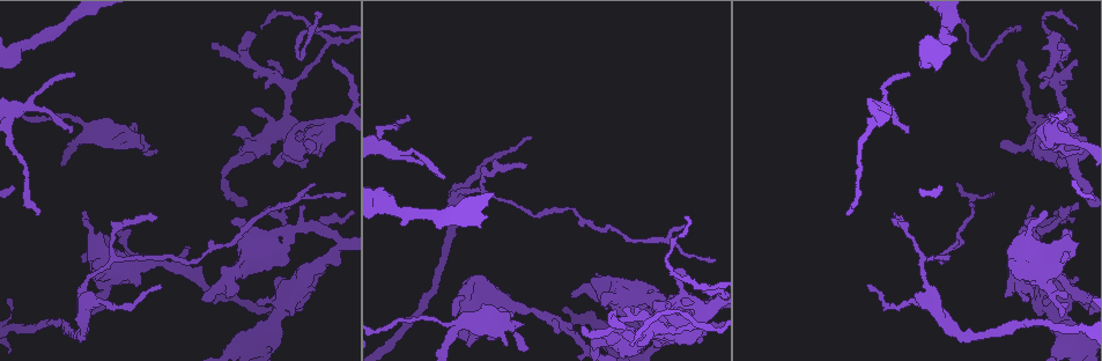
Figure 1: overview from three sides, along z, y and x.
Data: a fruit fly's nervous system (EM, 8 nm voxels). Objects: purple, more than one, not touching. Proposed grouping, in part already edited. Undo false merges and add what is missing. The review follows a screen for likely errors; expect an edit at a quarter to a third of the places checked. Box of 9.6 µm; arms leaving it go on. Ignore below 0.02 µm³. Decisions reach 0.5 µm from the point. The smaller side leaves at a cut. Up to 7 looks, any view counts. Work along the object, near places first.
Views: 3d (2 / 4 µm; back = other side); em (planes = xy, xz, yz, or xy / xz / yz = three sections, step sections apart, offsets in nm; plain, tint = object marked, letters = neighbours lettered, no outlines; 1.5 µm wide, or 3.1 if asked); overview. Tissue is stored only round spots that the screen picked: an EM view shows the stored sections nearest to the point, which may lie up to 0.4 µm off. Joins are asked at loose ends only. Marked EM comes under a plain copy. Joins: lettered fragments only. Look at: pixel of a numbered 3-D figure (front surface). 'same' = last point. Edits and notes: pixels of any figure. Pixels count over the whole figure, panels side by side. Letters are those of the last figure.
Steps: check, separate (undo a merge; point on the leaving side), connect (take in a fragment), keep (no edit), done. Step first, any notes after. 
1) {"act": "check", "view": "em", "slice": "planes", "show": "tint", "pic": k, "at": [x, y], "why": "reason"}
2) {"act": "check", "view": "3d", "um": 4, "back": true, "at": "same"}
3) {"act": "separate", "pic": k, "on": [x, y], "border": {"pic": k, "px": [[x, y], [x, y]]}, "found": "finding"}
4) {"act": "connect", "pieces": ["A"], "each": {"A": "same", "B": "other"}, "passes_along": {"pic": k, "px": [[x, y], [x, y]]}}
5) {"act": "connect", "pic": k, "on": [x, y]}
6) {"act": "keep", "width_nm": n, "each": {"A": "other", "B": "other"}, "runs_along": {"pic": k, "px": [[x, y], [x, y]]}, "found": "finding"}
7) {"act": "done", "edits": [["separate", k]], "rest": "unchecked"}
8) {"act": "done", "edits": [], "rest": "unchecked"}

{"act": "check", "view": "em", "slice": "xz", "step": 4, "show": "letters", "pic": 1, "at": [84, 210], "why": "tapers out"}

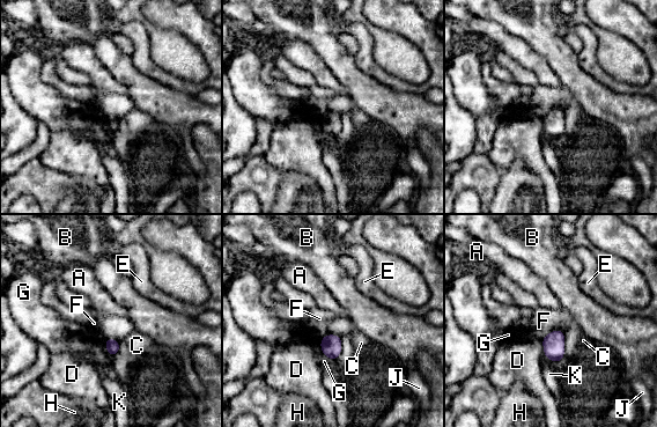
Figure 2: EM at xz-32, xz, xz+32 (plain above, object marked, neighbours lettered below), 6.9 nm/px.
{"act": "keep", "each": {"A": "other", "B": "other", "C": "other", "D": "other", "E": "other", "F": "other", "G": "other", "H": "other", "J": "other", "K": "other"}, "found": "none of them fits"}

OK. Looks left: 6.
{"act": "check", "view": "3d", "um": 4, "pic": 1, "at": [597, 300], "why": "branch stops here"}

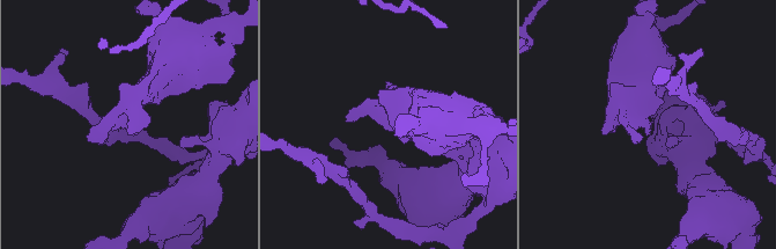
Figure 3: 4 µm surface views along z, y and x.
{"act": "check", "view": "em", "slice": "planes", "show": "letters", "pic": 3, "at": [646, 132], "why": "need the tissue"}

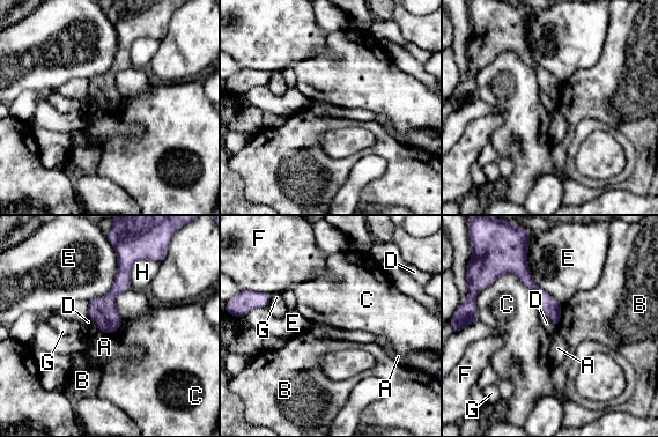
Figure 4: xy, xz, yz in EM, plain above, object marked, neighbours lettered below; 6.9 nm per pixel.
{"act": "keep", "longest_contact_nm": ["C", 440], "each": {"A": "other", "B": "other", "C": "other", "D": "other", "E": "other", "F": "other", "G": "other", "H": "other"}, "runs_along": {"pic": 4, "px": [[123, 258], [104, 330]]}, "found": "none of them fits"}

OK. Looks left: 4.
{"act": "check", "view": "3d", "um": 4, "pic": 1, "at": [1069, 108], "why": "free end"}

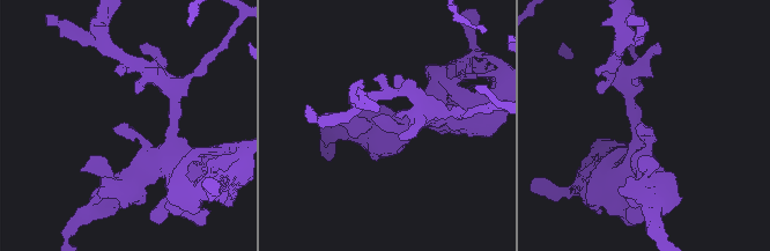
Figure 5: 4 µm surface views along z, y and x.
{"act": "check", "view": "em", "slice": "planes", "show": "tint", "pic": 5, "at": [115, 127], "why": "need the tissue"}

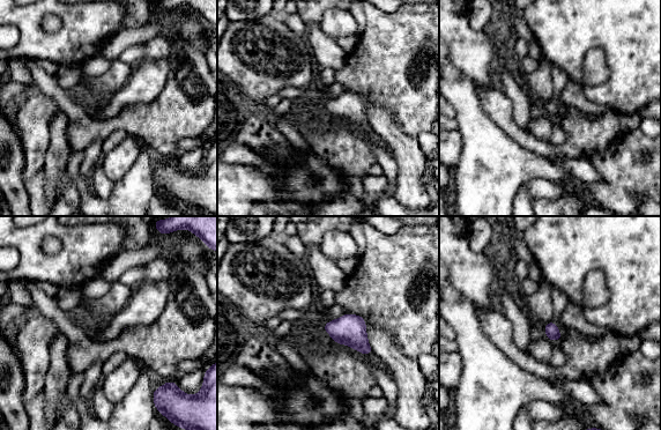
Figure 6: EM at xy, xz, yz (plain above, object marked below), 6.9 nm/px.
{"act": "check", "view": "em", "slice": "planes", "show": "letters", "at": "same"}

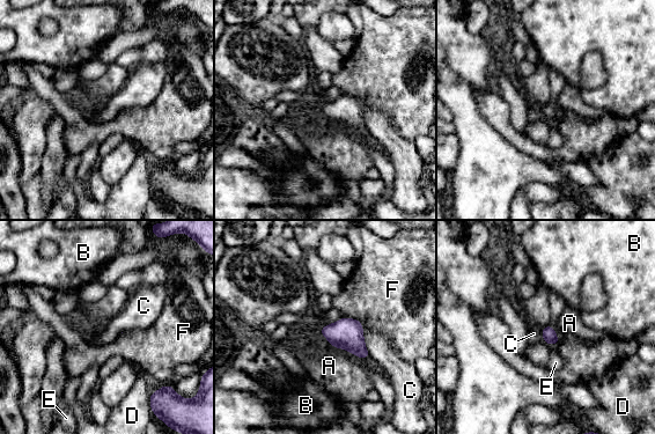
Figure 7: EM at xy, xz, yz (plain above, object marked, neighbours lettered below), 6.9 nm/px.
{"act": "keep", "each": {"A": "other", "B": "other", "C": "other", "D": "other", "E": "other", "F": "other"}, "border": {"pic": 7, "px": [[360, 322], [365, 347], [369, 357]]}, "found": "none of them fits"}

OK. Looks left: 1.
{"act": "done", "edits": [], "rest": "unchecked"}

